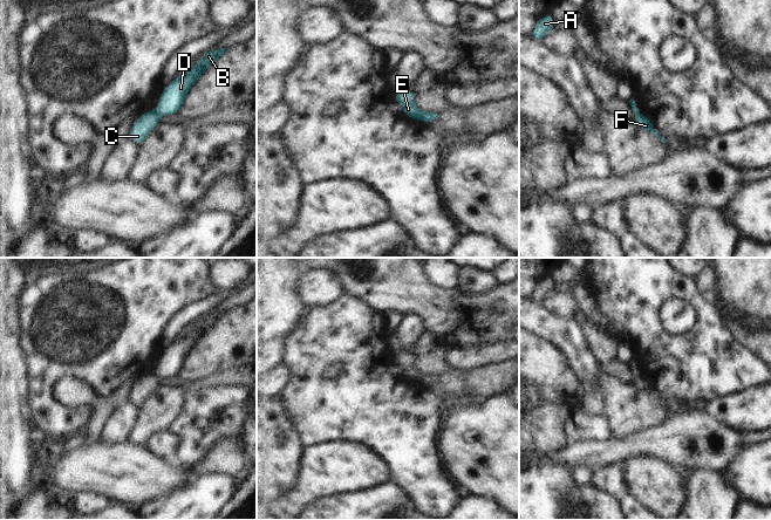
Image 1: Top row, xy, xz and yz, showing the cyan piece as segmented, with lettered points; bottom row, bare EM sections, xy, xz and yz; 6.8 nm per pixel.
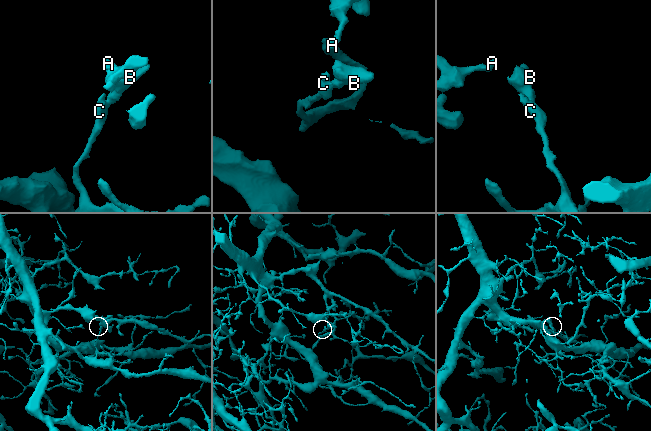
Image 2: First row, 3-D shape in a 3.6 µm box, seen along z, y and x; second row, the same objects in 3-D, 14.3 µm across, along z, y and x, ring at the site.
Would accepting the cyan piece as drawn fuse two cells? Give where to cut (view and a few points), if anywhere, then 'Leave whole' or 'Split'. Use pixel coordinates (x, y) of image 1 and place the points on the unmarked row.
Split along xz (420, 374), (422, 382). Split.

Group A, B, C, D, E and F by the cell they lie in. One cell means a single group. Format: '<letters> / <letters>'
A C E F / B D

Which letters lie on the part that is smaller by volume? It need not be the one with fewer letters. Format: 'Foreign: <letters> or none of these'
Foreign: B, D

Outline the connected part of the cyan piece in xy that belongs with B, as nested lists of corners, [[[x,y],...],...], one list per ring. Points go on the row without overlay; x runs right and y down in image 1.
[[[220,310],[218,313],[210,312],[205,314],[192,333],[179,336],[171,345],[164,349],[155,375],[158,378],[169,378],[180,375],[184,362],[195,344],[199,342],[206,331],[214,327],[227,312],[228,310]]]

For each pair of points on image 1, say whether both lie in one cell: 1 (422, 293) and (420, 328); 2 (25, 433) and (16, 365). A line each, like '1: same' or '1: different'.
1: different
2: same

